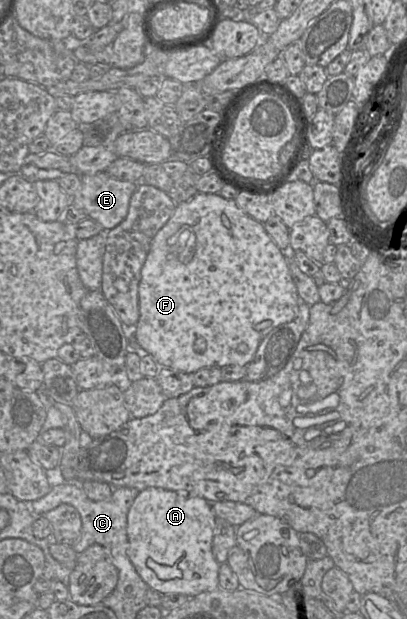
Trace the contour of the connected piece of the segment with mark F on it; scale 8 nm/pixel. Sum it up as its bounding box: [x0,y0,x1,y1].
[131,193,301,373]

